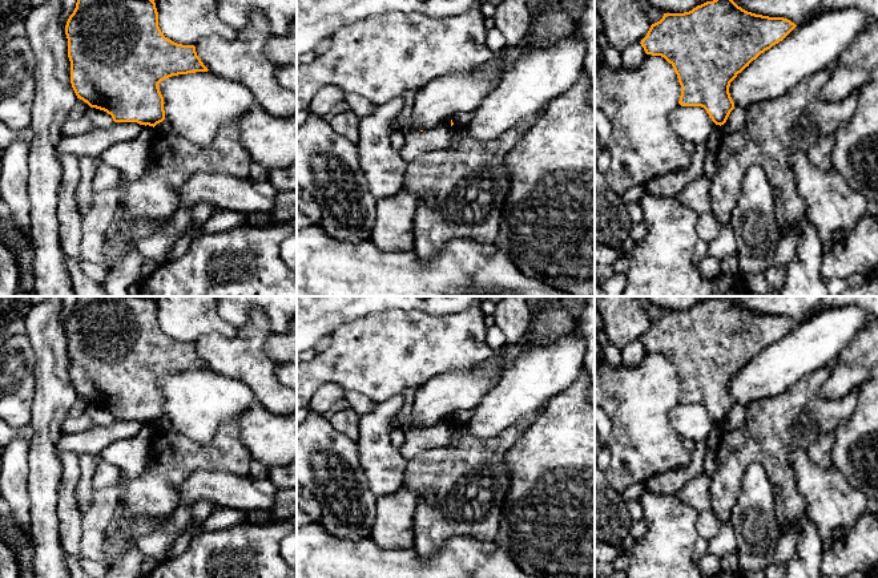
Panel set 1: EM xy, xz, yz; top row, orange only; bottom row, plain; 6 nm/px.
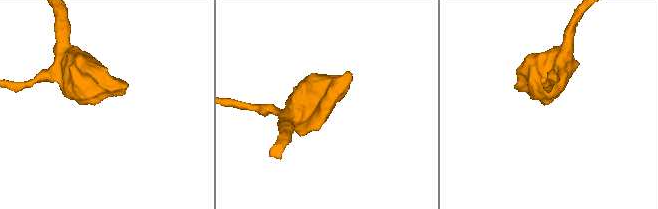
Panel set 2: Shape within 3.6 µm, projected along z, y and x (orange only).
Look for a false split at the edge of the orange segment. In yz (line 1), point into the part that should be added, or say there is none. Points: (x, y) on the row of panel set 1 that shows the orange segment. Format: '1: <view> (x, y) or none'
1: none

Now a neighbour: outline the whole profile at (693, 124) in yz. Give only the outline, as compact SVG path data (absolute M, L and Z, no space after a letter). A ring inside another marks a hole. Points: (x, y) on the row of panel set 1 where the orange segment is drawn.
M678 105L669 113L668 120L682 141L690 141L694 145L706 144L717 126L701 106Z

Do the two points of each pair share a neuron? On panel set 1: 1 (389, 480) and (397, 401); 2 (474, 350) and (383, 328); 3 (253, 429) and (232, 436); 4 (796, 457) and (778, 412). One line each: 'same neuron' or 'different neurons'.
1: same neuron
2: same neuron
3: different neurons
4: different neurons

